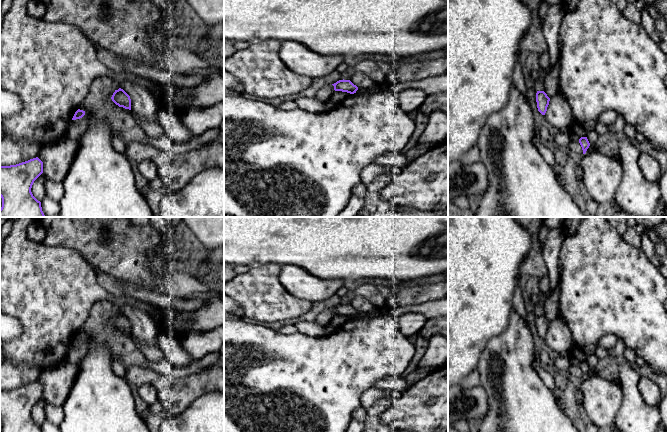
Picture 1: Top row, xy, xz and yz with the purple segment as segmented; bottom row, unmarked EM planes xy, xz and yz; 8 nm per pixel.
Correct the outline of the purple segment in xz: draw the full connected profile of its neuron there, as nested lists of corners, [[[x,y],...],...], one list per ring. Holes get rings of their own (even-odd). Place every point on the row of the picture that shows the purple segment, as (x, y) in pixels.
[[[339,80],[332,85],[334,86],[335,91],[342,91],[350,94],[354,94],[358,90],[358,87],[354,85],[350,80]]]

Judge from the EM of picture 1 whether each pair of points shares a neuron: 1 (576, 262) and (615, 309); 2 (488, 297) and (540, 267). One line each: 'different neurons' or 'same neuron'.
1: same neuron
2: different neurons

